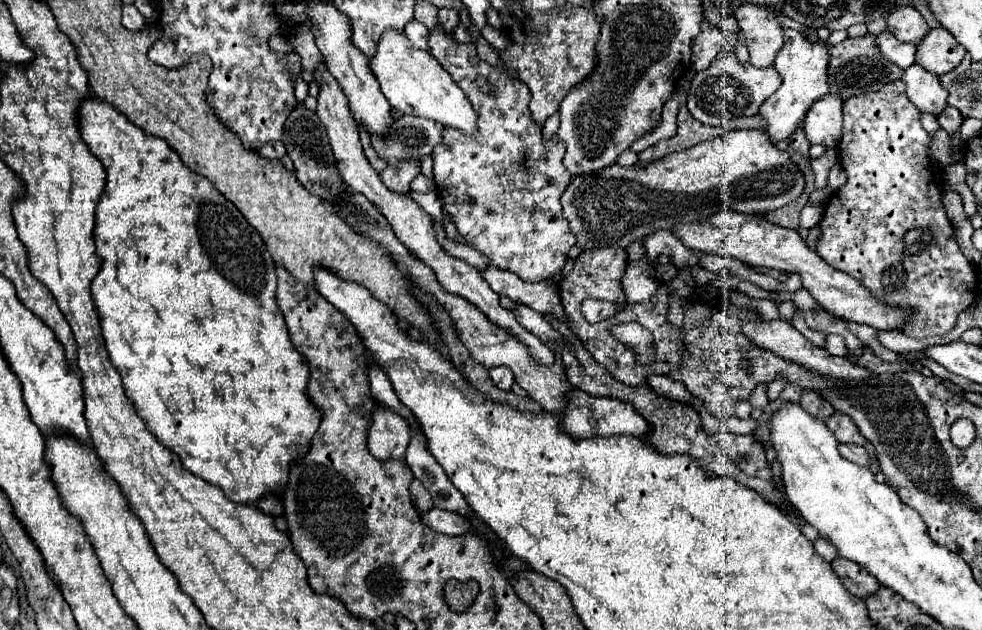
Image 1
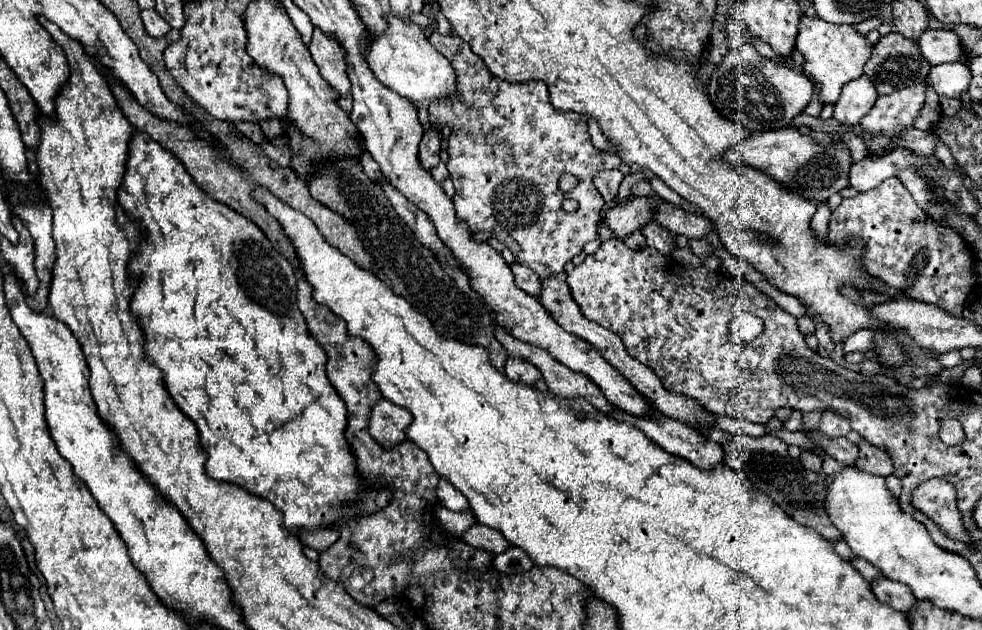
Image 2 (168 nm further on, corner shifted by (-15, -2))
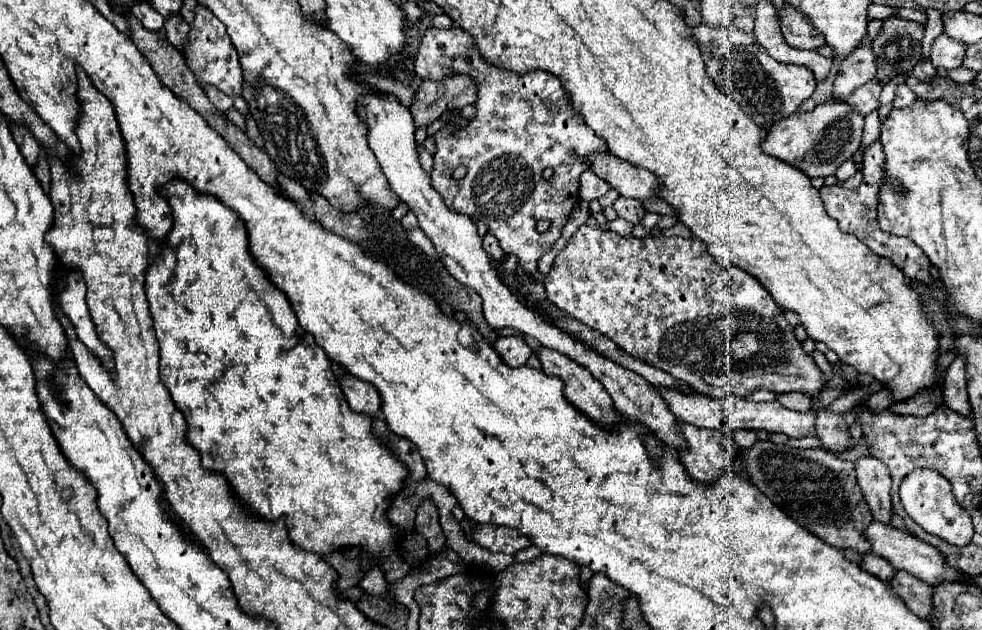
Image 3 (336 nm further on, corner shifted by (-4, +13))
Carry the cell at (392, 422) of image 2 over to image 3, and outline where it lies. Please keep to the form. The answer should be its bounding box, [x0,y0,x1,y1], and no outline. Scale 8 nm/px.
[338,373,380,417]

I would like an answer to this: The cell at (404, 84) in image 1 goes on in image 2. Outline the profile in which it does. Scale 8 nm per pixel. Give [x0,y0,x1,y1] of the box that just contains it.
[367,16,457,106]

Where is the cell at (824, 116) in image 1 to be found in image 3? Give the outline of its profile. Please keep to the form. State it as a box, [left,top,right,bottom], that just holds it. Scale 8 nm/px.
[832,43,878,101]

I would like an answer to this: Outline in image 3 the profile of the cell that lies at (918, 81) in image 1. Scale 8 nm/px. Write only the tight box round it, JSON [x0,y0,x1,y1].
[932,33,966,69]

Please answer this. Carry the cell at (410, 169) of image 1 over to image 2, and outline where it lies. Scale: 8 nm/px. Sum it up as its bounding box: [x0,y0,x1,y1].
[419,126,441,170]

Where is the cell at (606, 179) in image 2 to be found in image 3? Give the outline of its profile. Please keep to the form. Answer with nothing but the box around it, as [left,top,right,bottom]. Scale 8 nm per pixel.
[580,171,610,201]

